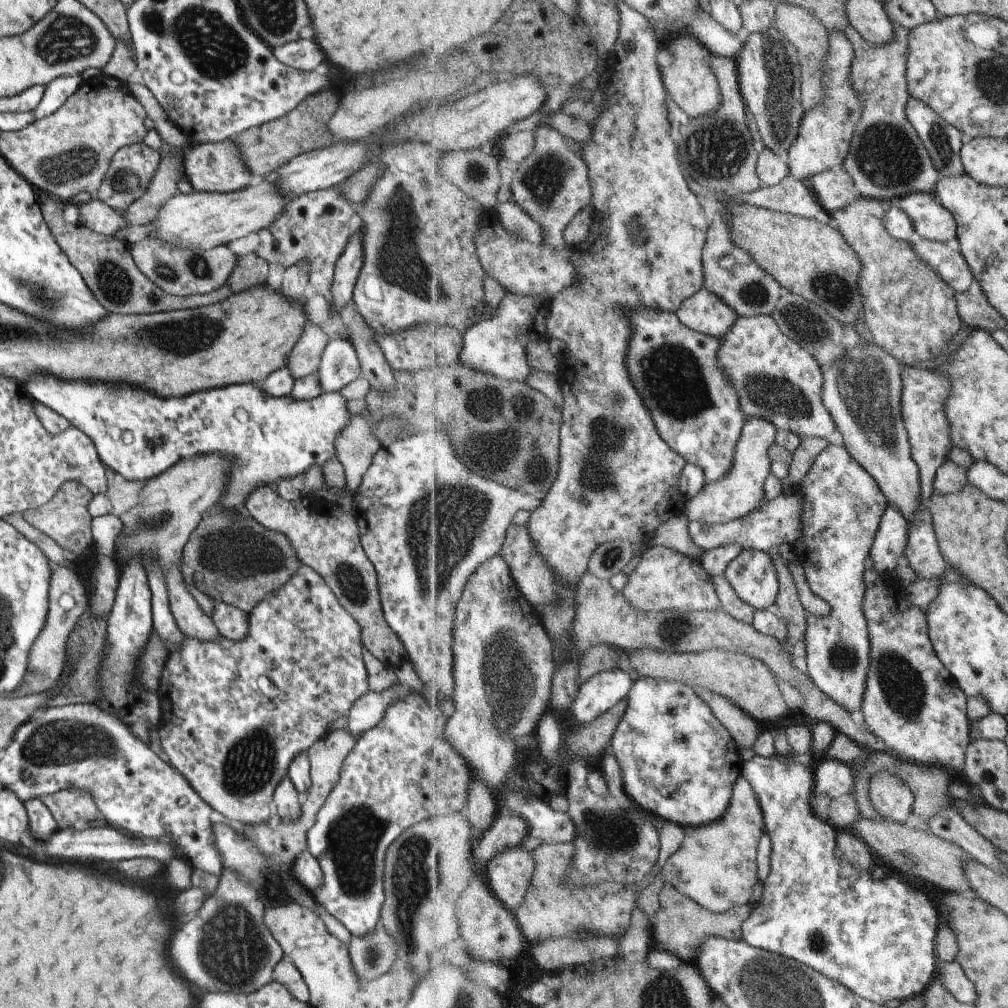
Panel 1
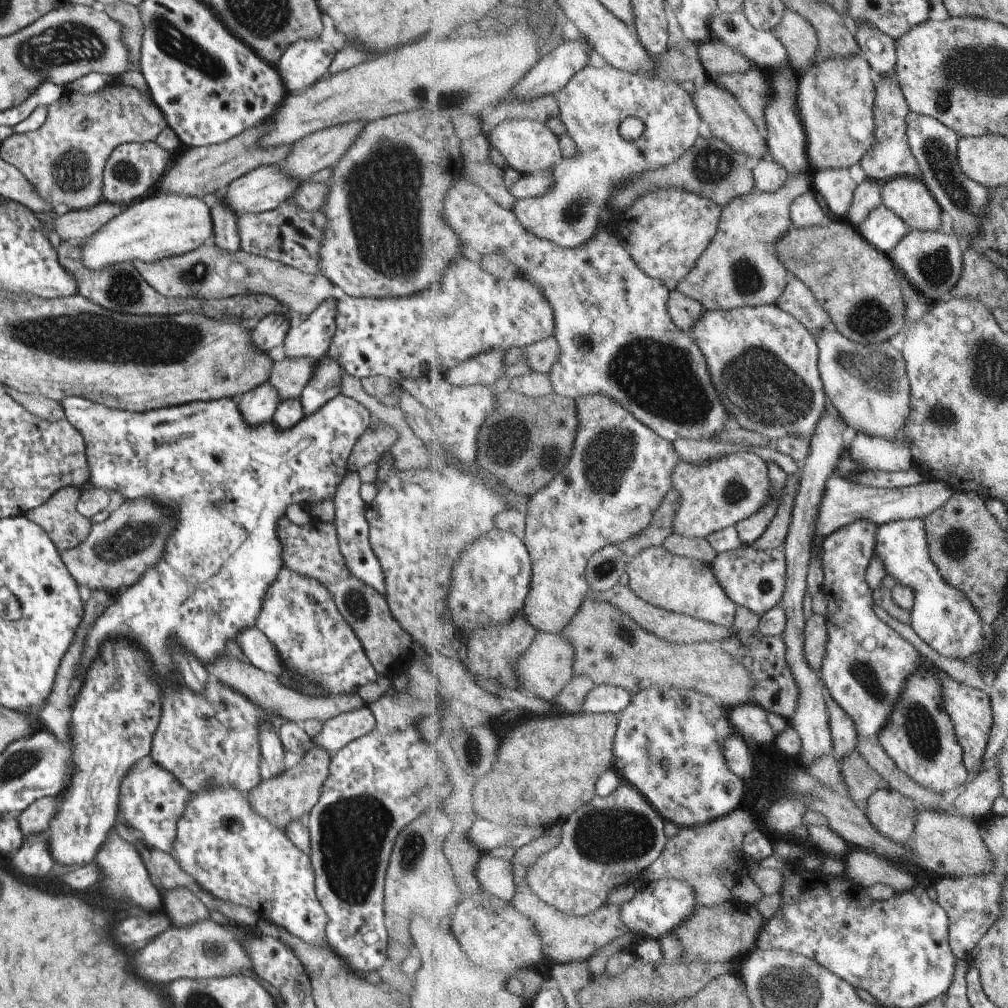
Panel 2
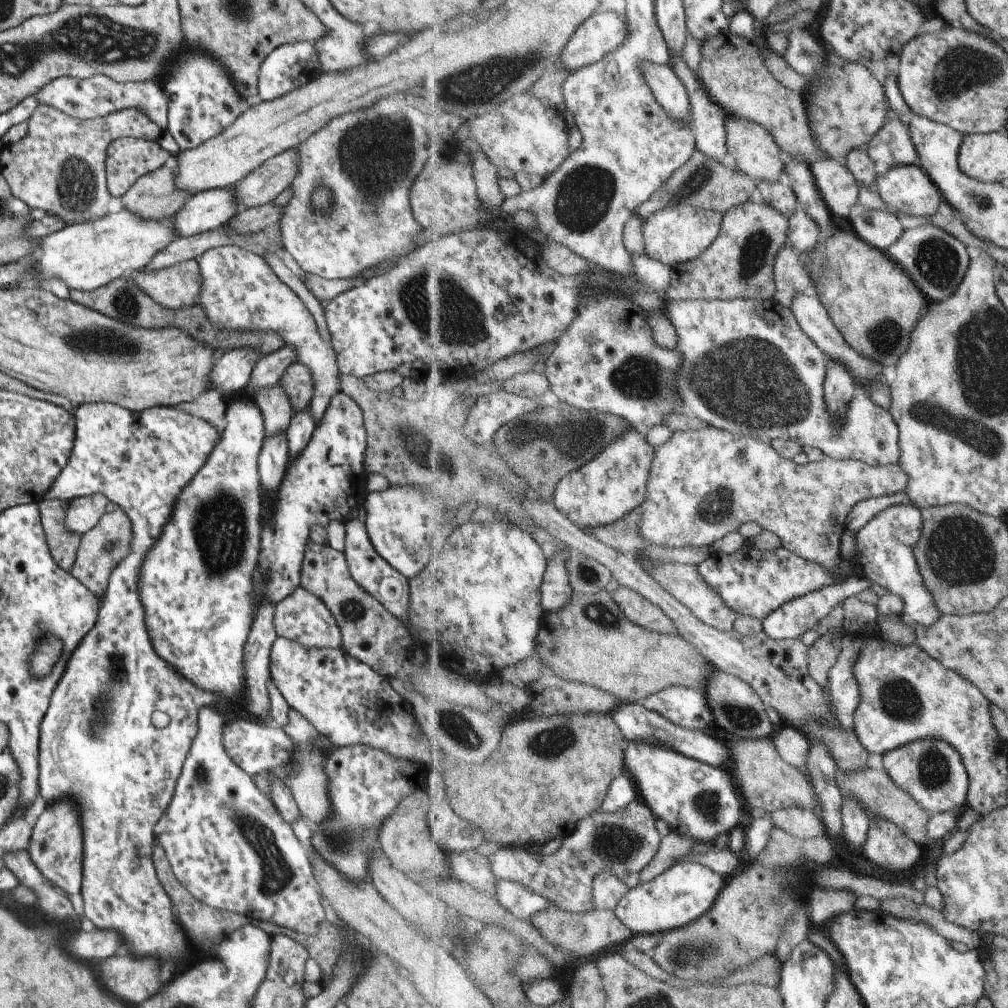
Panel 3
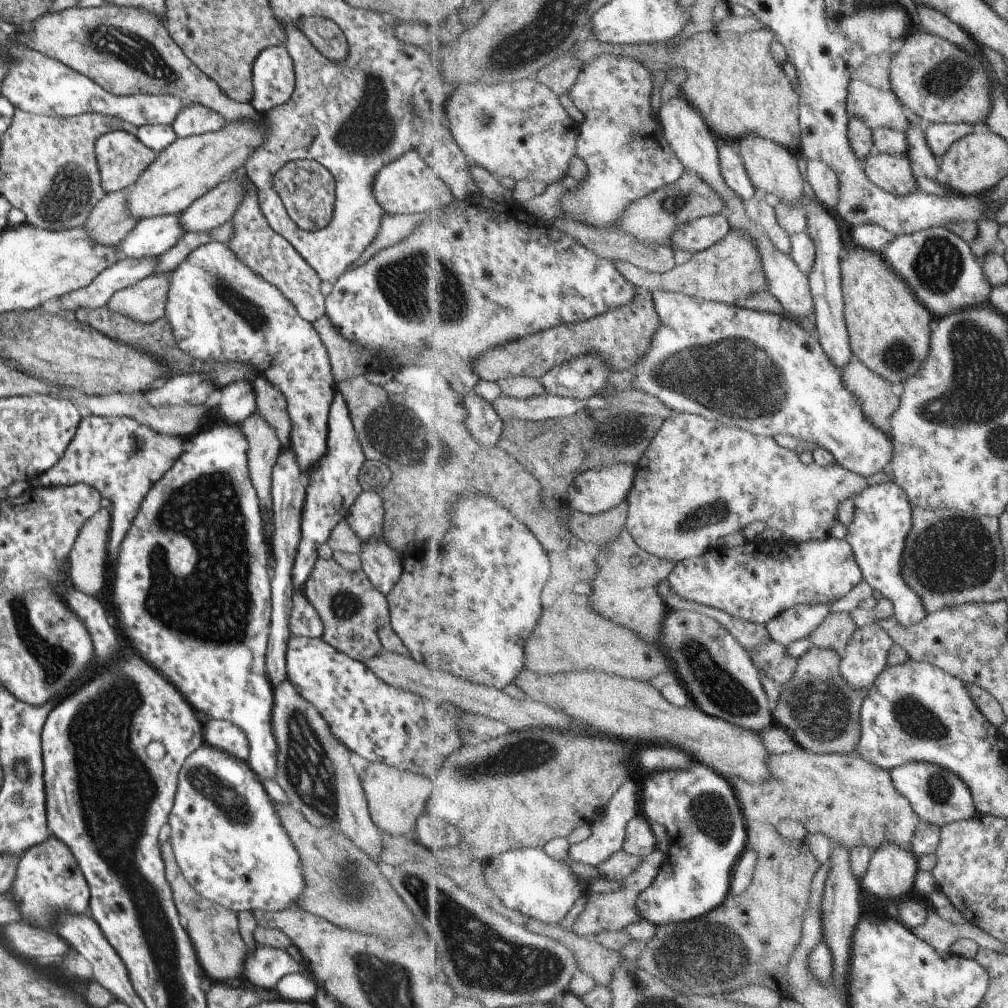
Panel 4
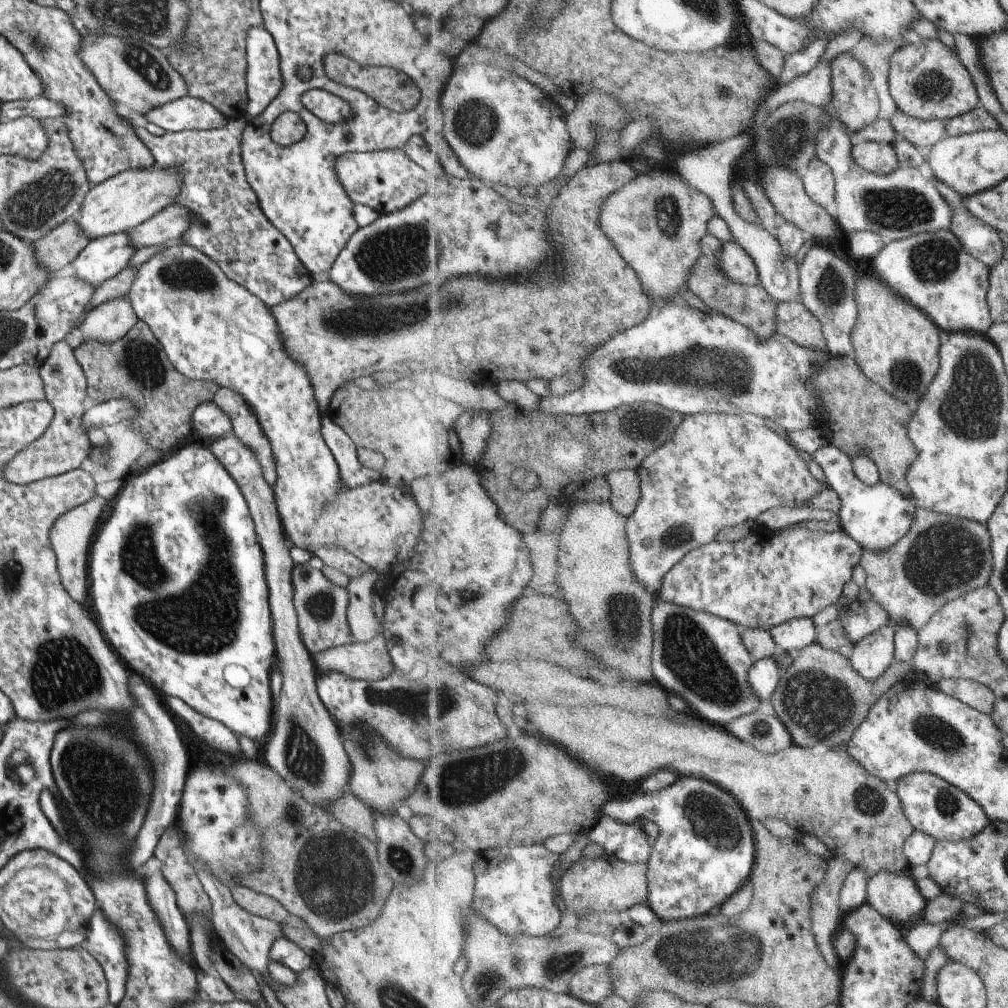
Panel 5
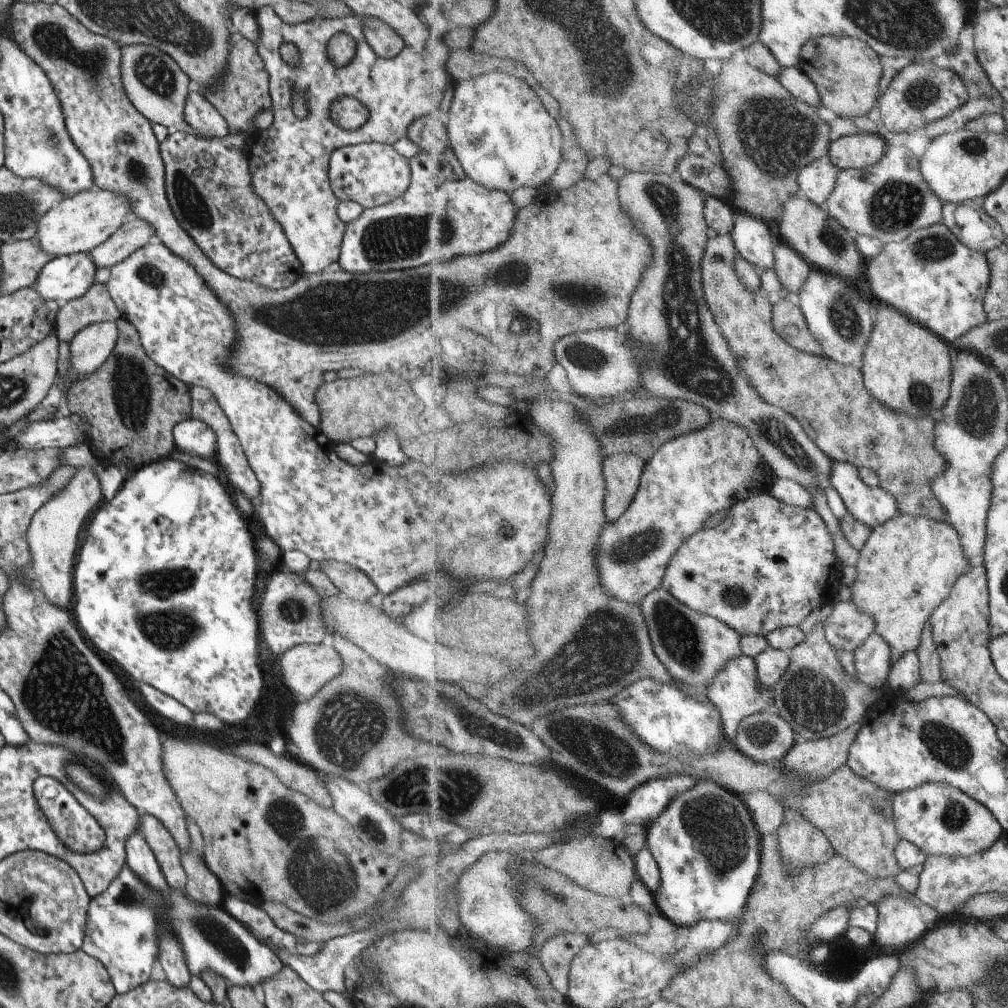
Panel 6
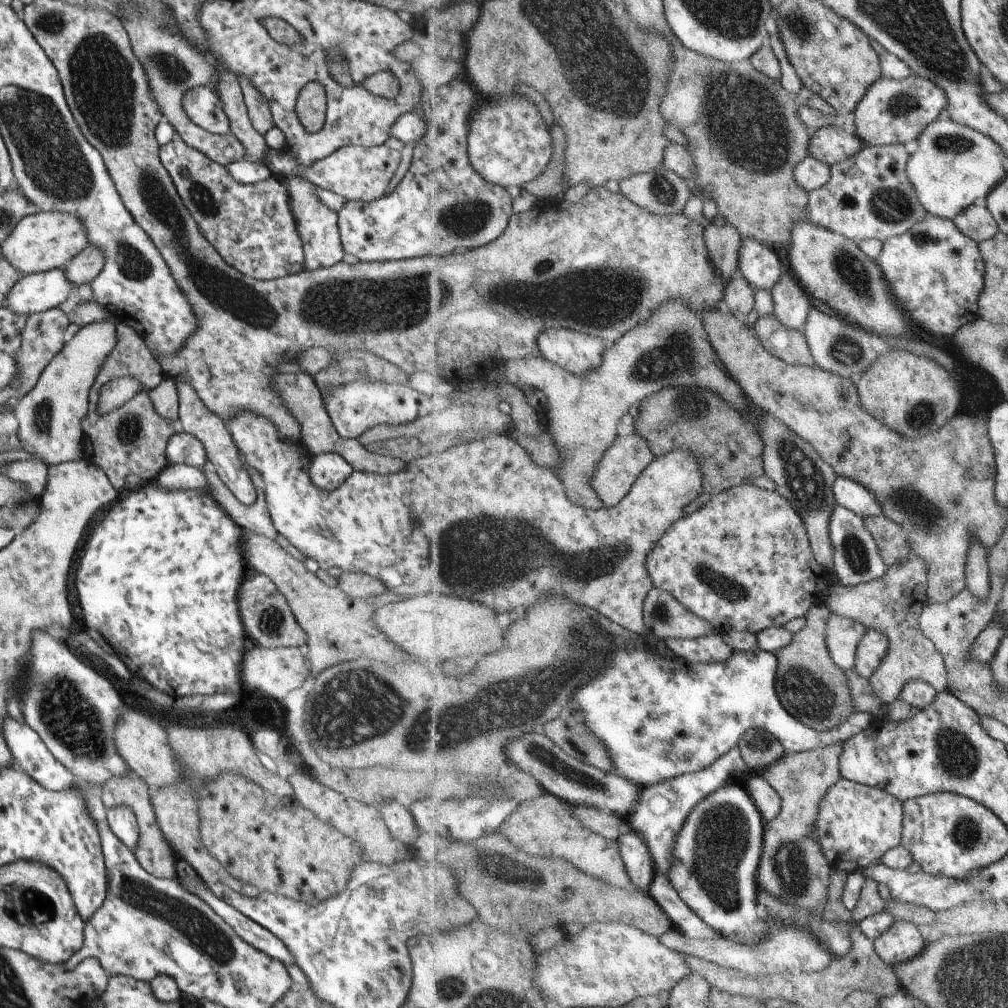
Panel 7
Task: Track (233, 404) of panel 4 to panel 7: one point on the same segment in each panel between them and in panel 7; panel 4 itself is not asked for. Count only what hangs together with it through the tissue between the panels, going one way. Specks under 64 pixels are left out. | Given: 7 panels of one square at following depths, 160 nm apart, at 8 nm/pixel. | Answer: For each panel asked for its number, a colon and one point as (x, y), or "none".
5: (209, 422)
6: (191, 435)
7: (181, 448)

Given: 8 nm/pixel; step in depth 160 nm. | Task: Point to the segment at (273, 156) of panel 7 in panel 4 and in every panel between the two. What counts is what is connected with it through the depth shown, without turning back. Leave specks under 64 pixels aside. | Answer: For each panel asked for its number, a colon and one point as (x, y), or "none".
4: (406, 186)
5: (388, 180)
6: (372, 174)

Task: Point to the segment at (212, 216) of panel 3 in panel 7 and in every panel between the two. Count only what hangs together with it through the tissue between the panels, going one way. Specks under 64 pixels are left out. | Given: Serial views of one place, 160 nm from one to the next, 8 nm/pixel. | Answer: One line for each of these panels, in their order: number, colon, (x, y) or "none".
4: (154, 235)
5: (102, 258)
6: (66, 277)
7: (36, 292)

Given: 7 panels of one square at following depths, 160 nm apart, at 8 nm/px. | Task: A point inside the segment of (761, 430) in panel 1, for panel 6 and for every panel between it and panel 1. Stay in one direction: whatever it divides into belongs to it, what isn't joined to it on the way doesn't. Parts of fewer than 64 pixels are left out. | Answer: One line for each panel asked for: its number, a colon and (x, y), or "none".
2: (718, 494)
3: (705, 484)
4: (698, 481)
5: (717, 470)
6: (690, 478)

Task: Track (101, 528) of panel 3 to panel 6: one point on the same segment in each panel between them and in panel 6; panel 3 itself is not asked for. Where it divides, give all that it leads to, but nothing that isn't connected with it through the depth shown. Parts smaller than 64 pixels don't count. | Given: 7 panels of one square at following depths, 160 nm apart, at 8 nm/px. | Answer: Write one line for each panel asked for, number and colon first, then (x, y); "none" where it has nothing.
4: (87, 559)
5: (70, 536)
6: (53, 532)

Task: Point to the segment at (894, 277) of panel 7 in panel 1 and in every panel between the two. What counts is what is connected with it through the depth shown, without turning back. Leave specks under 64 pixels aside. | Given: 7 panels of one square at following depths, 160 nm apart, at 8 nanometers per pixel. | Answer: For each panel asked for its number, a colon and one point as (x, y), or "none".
1: (954, 269)
2: (933, 262)
3: (937, 262)
4: (941, 268)
5: (933, 270)
6: (932, 277)

